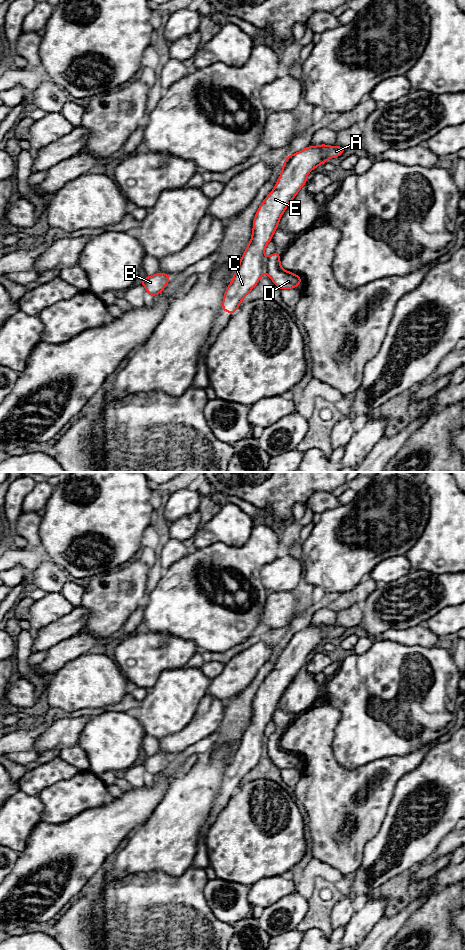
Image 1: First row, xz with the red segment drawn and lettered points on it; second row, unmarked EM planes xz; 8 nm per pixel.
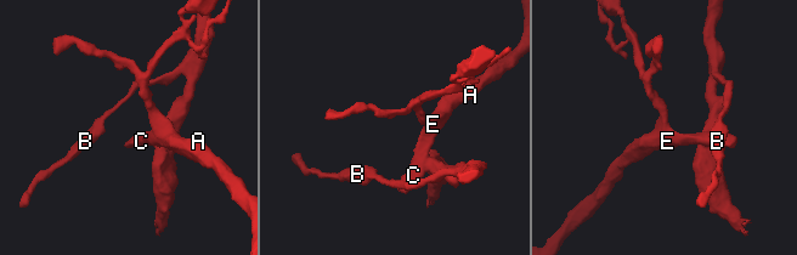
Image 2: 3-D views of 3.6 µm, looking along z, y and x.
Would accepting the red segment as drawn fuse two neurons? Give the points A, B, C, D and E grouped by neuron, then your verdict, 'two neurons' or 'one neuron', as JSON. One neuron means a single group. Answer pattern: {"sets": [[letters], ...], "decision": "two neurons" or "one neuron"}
{"sets": [["A", "C", "E"], ["B", "D"]], "decision": "two neurons"}

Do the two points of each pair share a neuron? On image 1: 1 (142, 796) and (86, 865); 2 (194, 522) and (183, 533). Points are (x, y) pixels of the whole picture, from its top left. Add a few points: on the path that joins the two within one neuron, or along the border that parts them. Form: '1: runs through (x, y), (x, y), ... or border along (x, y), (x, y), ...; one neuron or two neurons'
1: runs through (125, 813), (90, 848); one neuron
2: runs through (191, 525), (186, 530); one neuron

